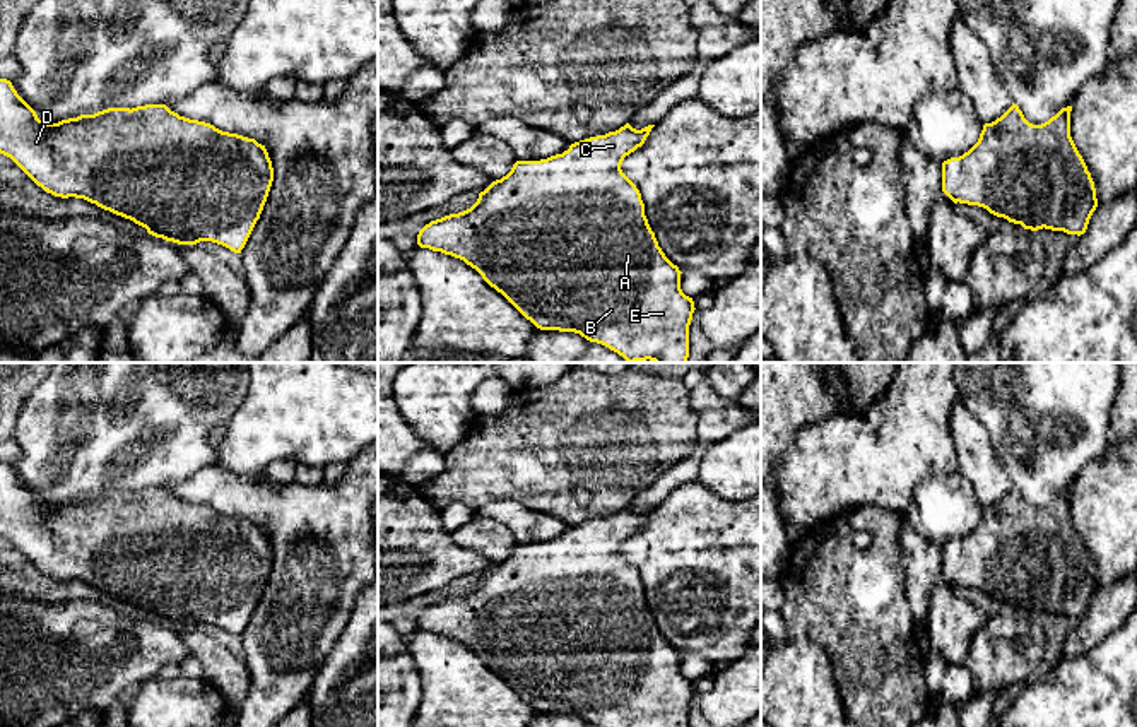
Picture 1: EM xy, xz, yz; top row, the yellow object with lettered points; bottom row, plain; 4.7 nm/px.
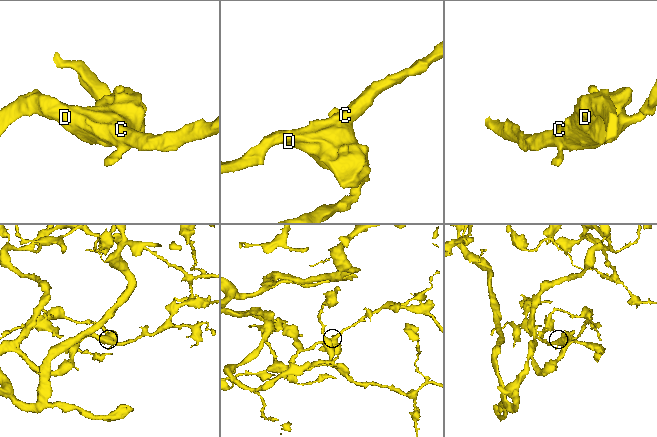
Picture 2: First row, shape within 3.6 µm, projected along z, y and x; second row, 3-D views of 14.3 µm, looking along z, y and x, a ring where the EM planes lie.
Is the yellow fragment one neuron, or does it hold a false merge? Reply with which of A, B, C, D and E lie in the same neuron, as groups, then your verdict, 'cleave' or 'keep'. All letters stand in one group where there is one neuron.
groups A B C D E; keep

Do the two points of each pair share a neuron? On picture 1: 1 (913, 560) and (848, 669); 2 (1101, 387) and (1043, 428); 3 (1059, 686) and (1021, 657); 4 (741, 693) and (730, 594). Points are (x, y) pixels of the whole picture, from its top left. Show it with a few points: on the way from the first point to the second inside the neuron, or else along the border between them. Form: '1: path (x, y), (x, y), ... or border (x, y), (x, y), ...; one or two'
1: border (898, 536), (903, 591), (913, 614); two
2: path (1088, 387), (1057, 414); one
3: border (1038, 673), (1023, 683); two
4: border (742, 652), (732, 661); two

